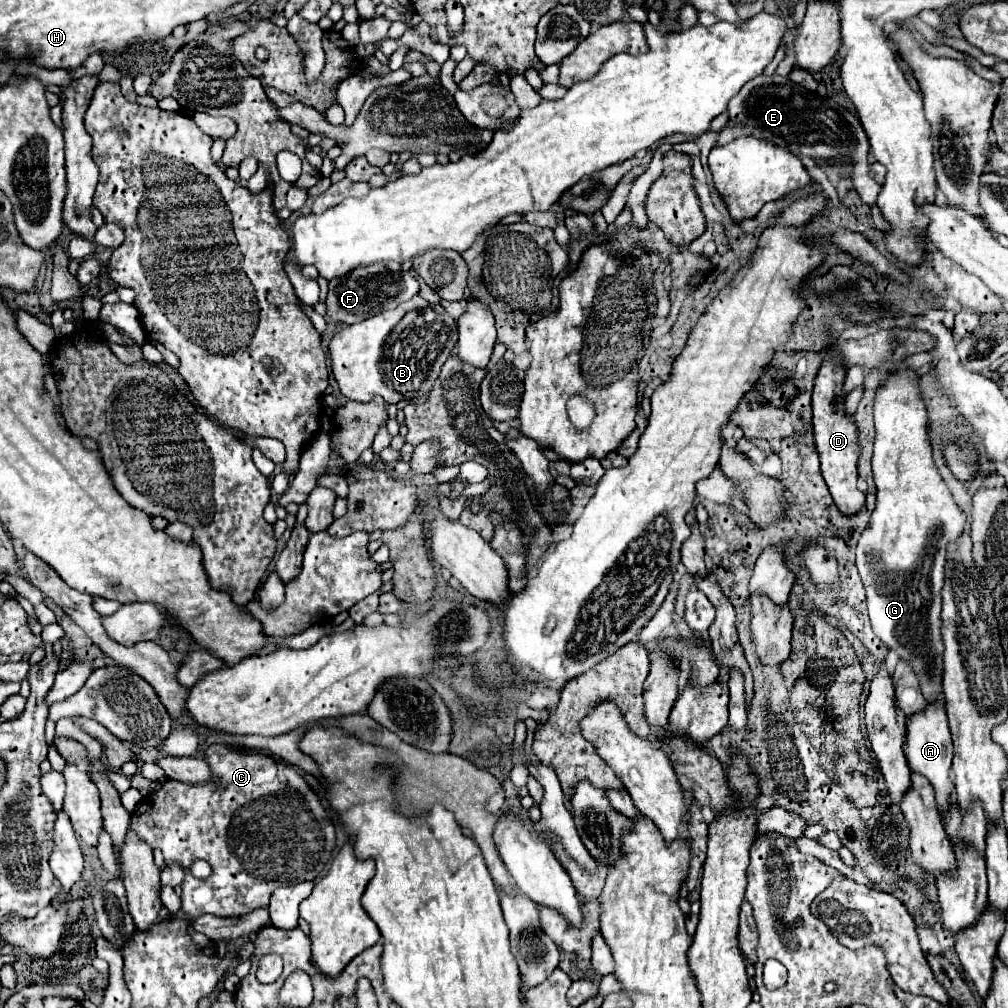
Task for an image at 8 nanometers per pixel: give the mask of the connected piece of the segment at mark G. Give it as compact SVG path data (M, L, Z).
M899 360L895 368L883 378L877 388L875 404L875 452L873 452L873 476L877 484L877 506L871 514L867 528L855 548L855 564L861 582L867 592L867 608L875 634L895 650L903 660L911 662L921 682L921 692L927 702L941 700L941 676L943 676L943 644L941 644L941 586L945 578L947 544L965 530L967 514L957 506L953 494L949 492L945 480L935 468L931 456L931 442L927 436L927 408L919 390L919 376L909 368L909 364Z

